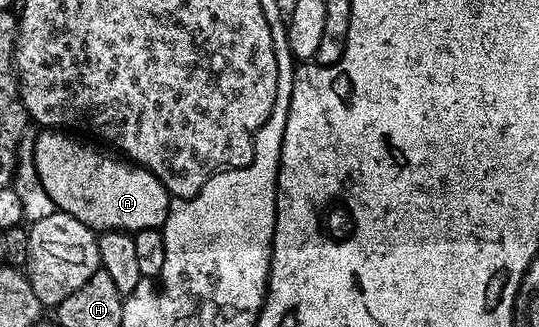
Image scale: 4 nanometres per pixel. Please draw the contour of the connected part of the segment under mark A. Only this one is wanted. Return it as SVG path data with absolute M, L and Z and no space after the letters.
M43 131L33 144L37 175L41 179L41 187L49 191L49 199L53 199L56 210L73 215L73 219L81 219L90 229L122 229L138 231L141 229L159 229L167 222L167 210L171 208L172 198L166 187L142 165L131 164L118 156L106 157L63 131Z

